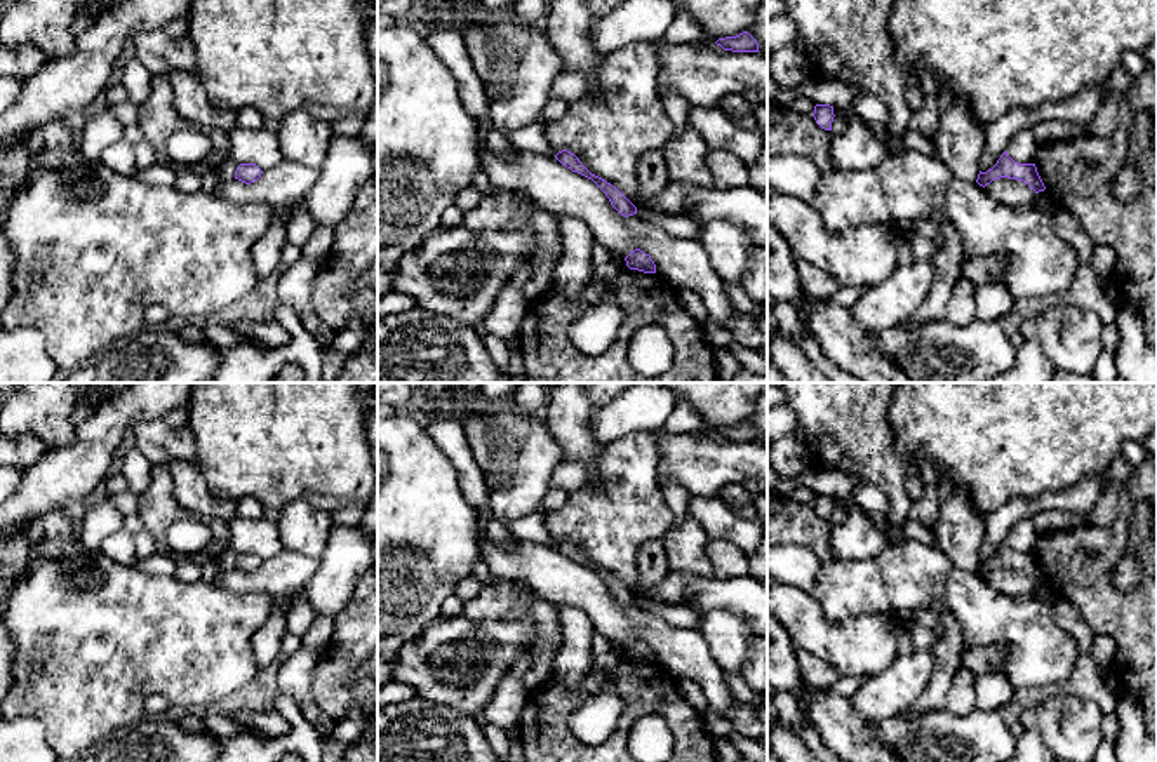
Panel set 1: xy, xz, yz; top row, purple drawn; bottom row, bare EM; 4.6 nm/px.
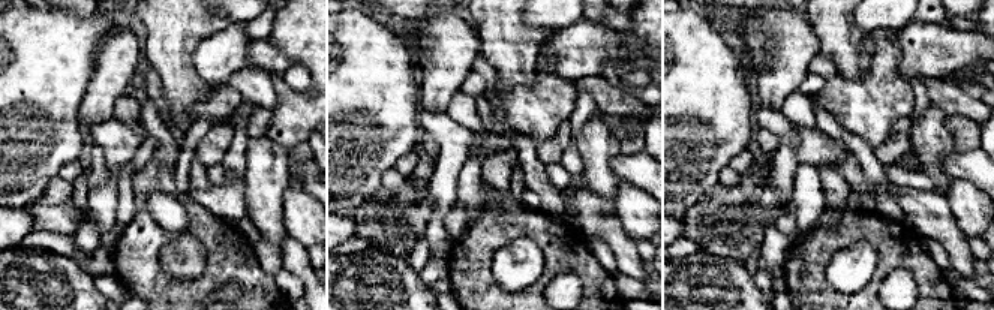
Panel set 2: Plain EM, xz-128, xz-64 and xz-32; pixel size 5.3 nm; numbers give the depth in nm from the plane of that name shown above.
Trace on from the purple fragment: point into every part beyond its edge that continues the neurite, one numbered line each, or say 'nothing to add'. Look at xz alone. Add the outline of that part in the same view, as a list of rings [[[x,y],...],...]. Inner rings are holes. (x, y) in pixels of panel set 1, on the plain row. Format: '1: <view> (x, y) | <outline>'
nothing to add

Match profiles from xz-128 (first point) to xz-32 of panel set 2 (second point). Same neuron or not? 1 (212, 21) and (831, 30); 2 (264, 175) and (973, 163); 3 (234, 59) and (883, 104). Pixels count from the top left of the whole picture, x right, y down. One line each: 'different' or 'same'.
1: same
2: different
3: different

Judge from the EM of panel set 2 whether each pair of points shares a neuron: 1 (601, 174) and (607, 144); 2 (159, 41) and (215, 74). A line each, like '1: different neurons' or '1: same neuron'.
1: same neuron
2: different neurons

